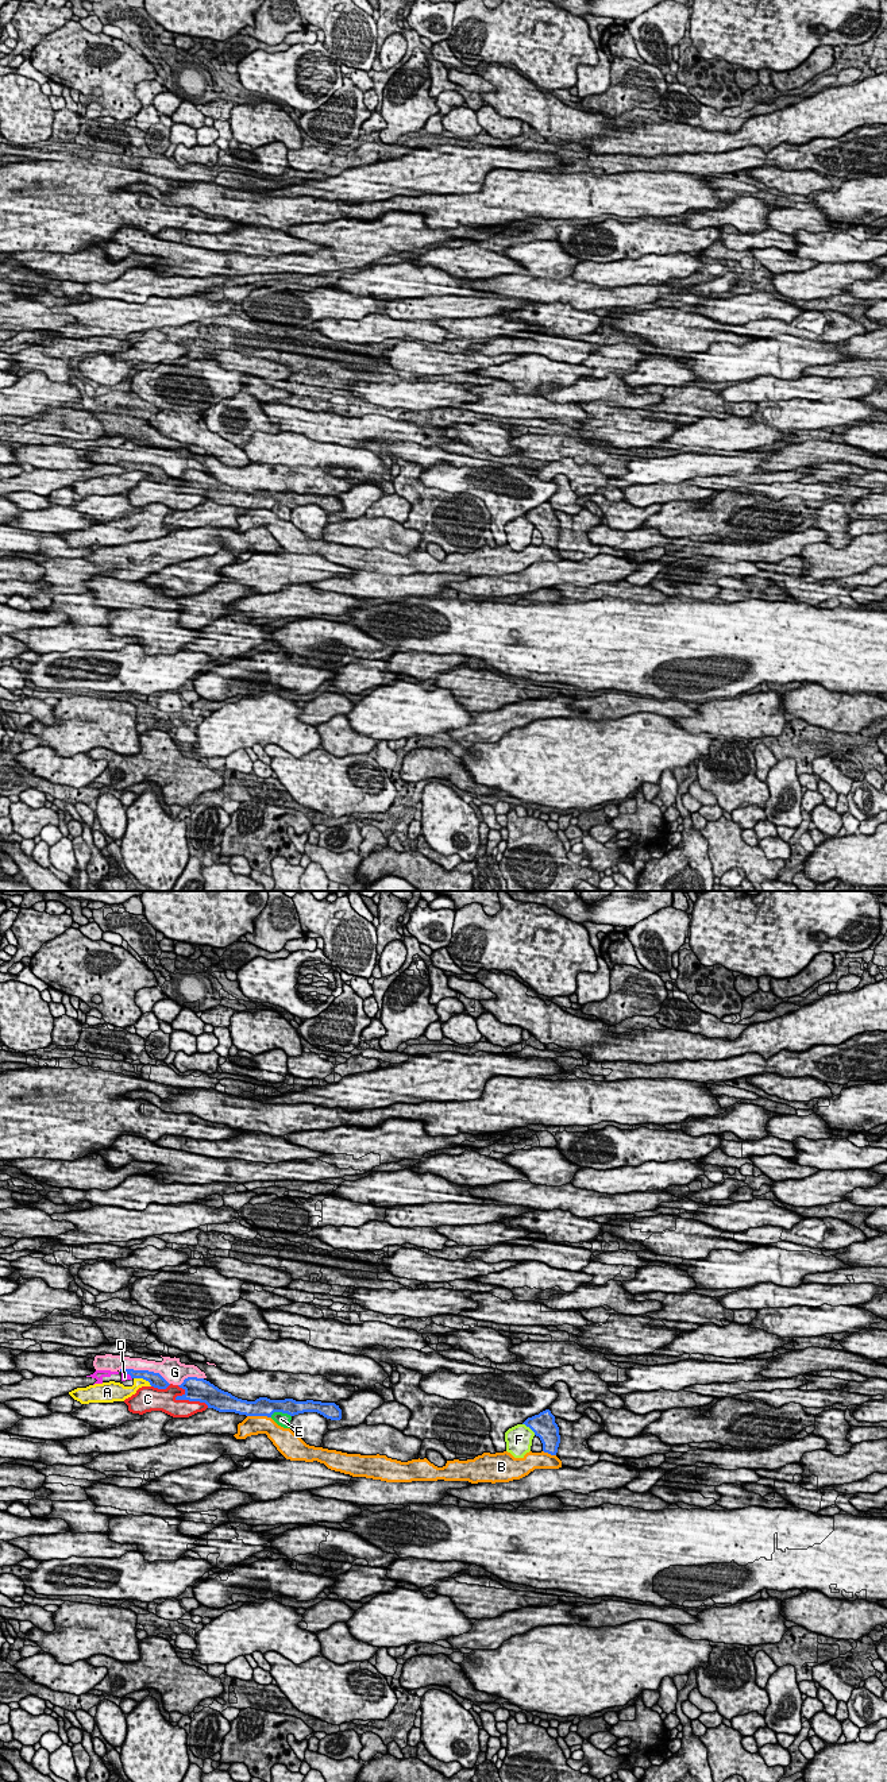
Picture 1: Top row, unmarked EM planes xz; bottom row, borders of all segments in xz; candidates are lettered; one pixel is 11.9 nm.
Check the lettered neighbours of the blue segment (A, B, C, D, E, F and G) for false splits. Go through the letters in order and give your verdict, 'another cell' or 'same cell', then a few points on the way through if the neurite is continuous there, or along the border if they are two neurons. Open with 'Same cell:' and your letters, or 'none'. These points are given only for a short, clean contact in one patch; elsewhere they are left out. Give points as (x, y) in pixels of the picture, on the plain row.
Same cell: D
A: another cell
B: another cell
C: another cell
D: same cell
E: another cell
F: another cell
G: another cell

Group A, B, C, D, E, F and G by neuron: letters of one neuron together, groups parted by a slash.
A / B / C / D / E / F / G

